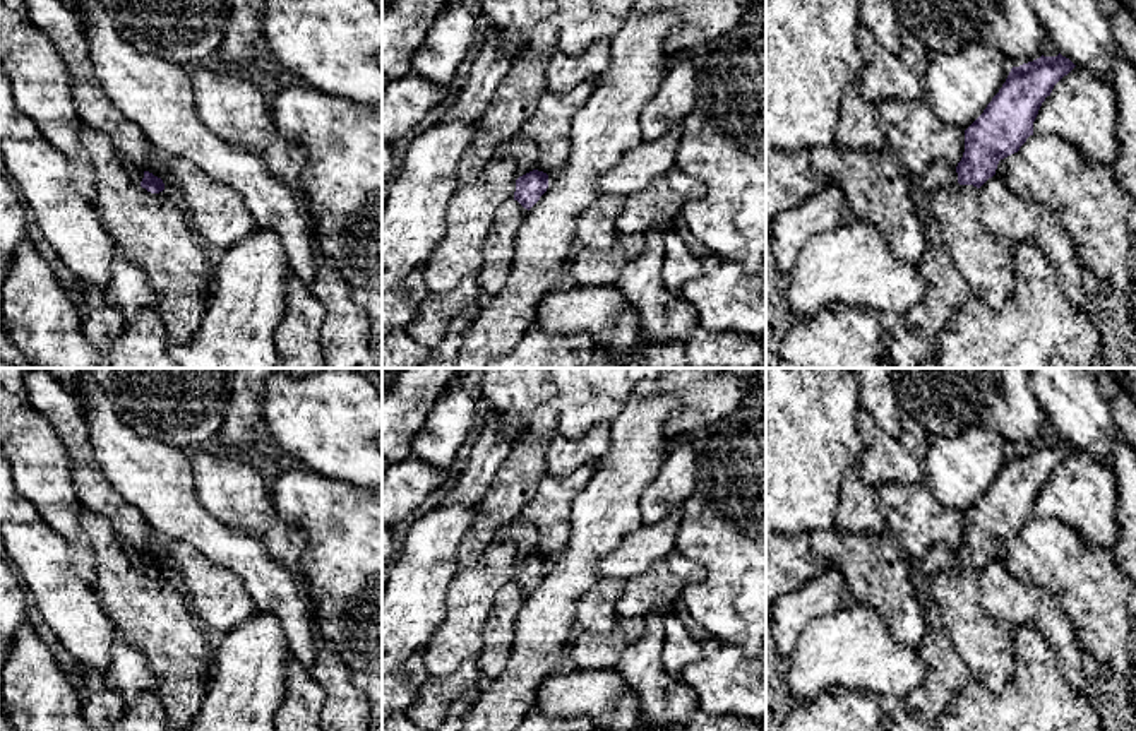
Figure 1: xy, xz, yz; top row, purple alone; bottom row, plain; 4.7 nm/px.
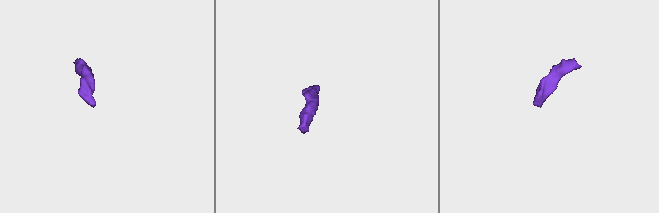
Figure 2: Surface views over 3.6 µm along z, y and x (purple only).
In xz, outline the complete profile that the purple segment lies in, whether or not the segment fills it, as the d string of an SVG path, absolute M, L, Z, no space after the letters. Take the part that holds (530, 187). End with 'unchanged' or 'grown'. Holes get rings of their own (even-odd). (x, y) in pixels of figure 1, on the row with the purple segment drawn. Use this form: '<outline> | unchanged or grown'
M514 137L505 144L500 144L495 151L497 159L514 159L517 166L517 180L514 200L524 209L531 209L548 188L548 175L538 169L540 154L538 149L524 151L523 137Z | grown

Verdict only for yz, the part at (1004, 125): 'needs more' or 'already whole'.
needs more

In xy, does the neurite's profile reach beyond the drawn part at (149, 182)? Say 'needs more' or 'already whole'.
needs more

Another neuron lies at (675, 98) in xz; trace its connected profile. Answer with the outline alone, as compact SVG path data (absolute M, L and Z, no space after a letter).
M680 55L668 68L660 89L644 104L639 125L644 140L656 140L691 115L696 104L696 68Z

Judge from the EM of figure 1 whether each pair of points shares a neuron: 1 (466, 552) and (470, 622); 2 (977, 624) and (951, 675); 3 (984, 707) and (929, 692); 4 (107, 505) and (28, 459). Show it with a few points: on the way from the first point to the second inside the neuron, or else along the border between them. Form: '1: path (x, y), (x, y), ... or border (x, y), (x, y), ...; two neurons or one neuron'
1: border (492, 540), (475, 562), (461, 569); two neurons
2: border (941, 622), (970, 678); two neurons
3: border (970, 680), (941, 713); two neurons
4: border (67, 449), (72, 459), (76, 493), (84, 507); two neurons

